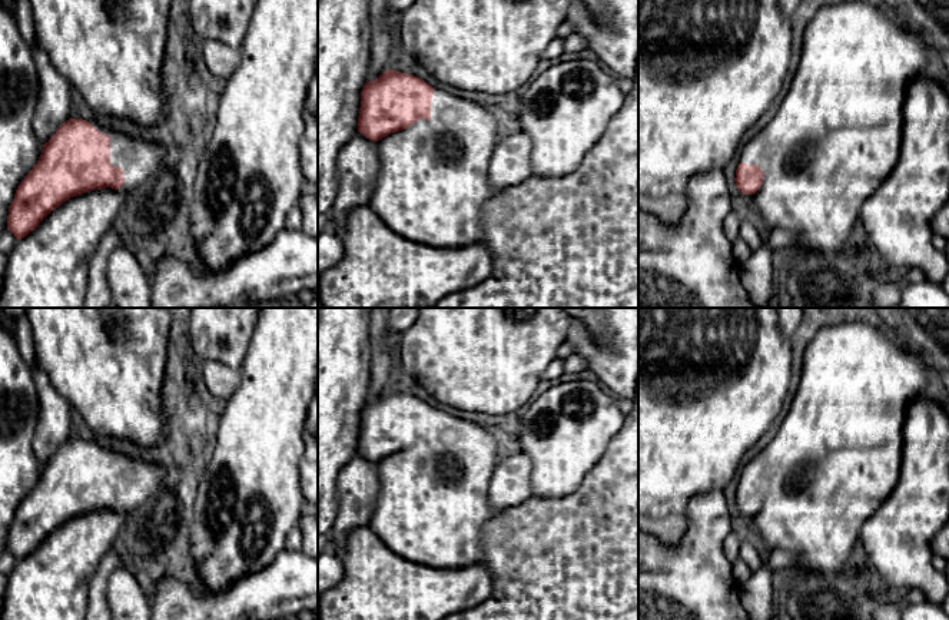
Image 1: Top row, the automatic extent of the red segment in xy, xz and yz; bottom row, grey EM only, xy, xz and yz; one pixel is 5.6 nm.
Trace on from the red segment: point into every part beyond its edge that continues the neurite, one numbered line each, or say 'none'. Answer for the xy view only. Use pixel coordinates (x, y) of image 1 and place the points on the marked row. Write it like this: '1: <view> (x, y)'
1: xy (49, 268)

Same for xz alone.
1: xz (432, 182)

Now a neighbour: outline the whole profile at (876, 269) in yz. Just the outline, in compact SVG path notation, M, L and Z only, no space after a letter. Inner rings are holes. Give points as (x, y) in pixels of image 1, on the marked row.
M876 258L866 265L866 272L870 278L885 284L897 282L902 272L892 269L886 263L879 262Z

